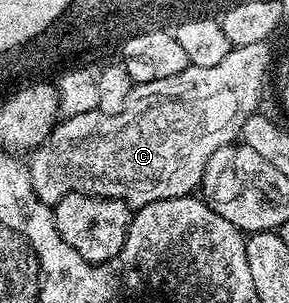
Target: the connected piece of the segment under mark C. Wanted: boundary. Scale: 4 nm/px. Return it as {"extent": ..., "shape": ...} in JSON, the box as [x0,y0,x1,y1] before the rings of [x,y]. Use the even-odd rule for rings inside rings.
{"extent":[27,43,267,210],"shape":[[[265,43],[252,44],[251,46],[243,46],[242,48],[230,47],[229,52],[223,58],[223,62],[218,62],[216,66],[199,66],[198,68],[190,66],[171,78],[159,78],[159,82],[134,84],[131,94],[127,98],[123,110],[119,110],[119,114],[103,114],[94,110],[87,114],[75,114],[74,116],[62,119],[54,127],[46,140],[32,151],[30,156],[33,157],[28,157],[27,163],[29,166],[31,186],[38,198],[50,206],[59,203],[67,194],[85,192],[88,196],[110,196],[116,200],[122,200],[124,204],[128,204],[130,209],[133,210],[147,206],[151,202],[159,202],[167,198],[179,198],[180,196],[196,193],[201,187],[201,179],[203,178],[203,170],[207,166],[207,158],[211,158],[211,154],[215,154],[215,150],[234,143],[241,135],[243,122],[247,122],[247,118],[254,115],[262,107],[263,102],[257,99],[257,88],[267,88]]]}

